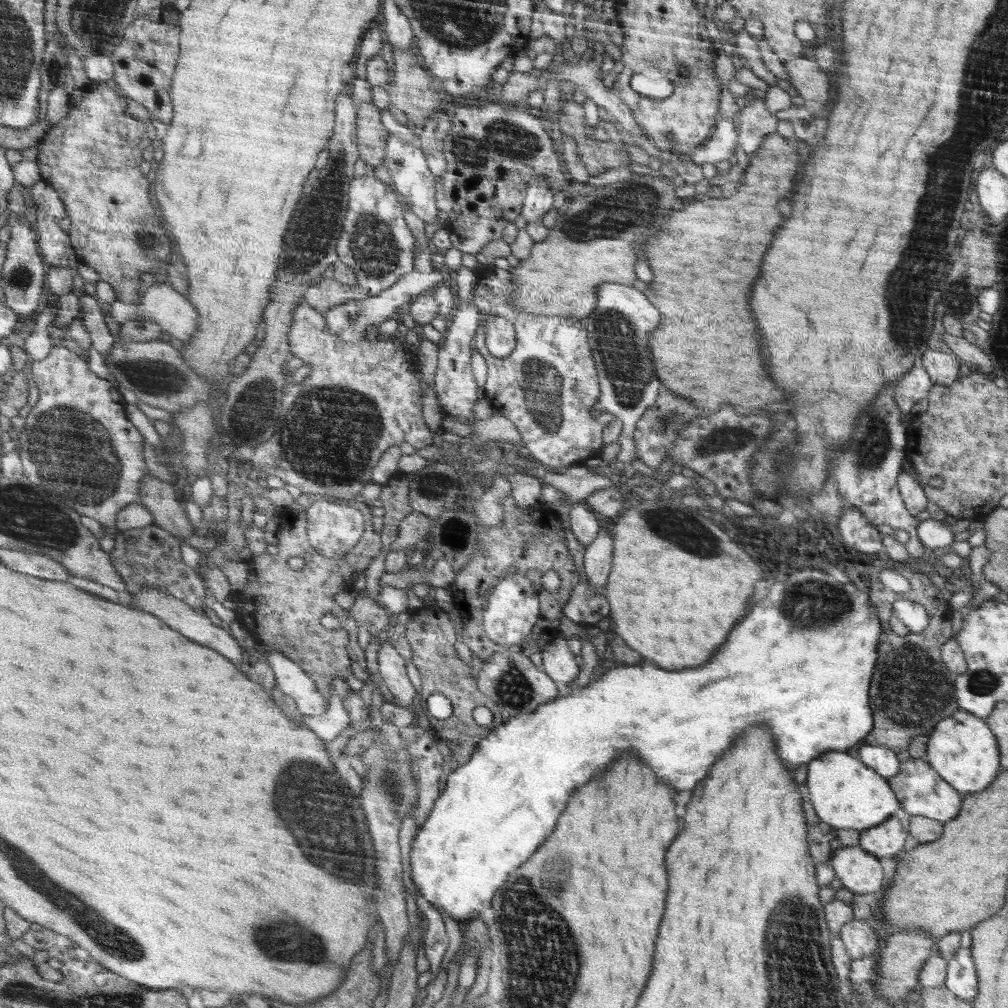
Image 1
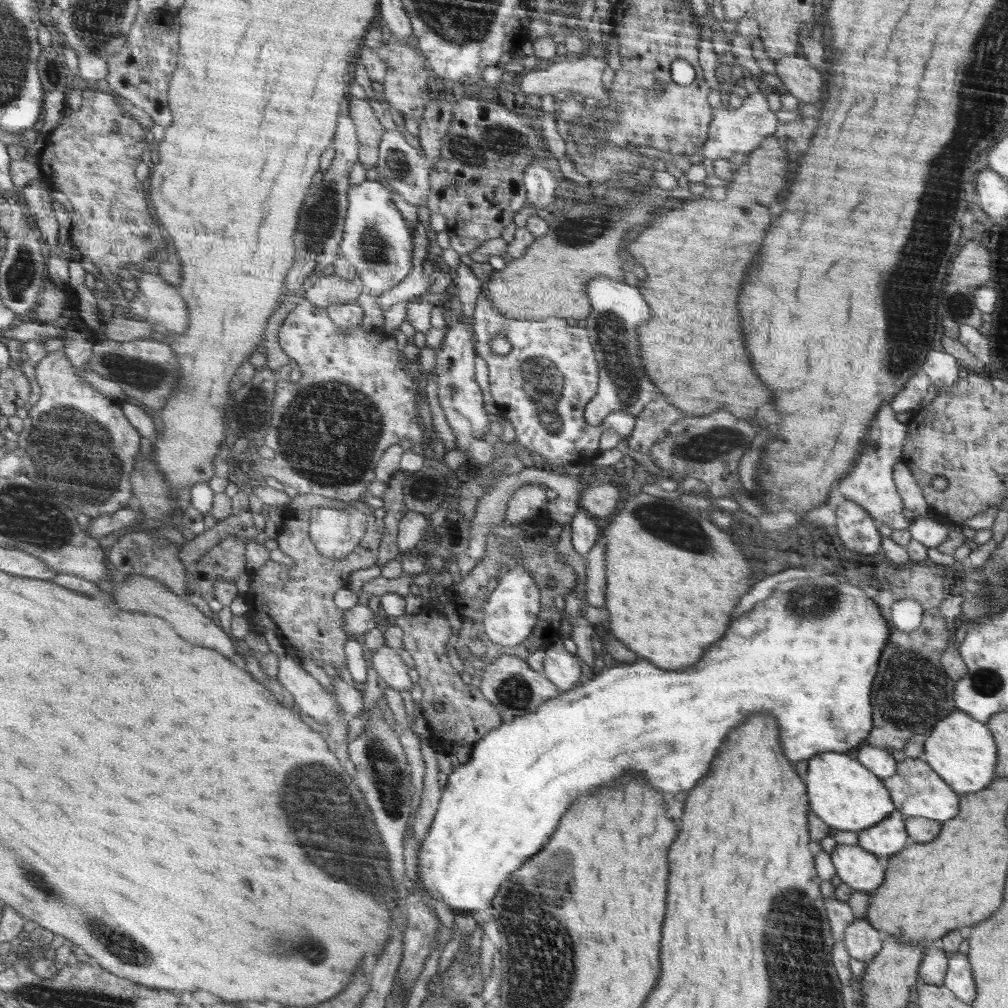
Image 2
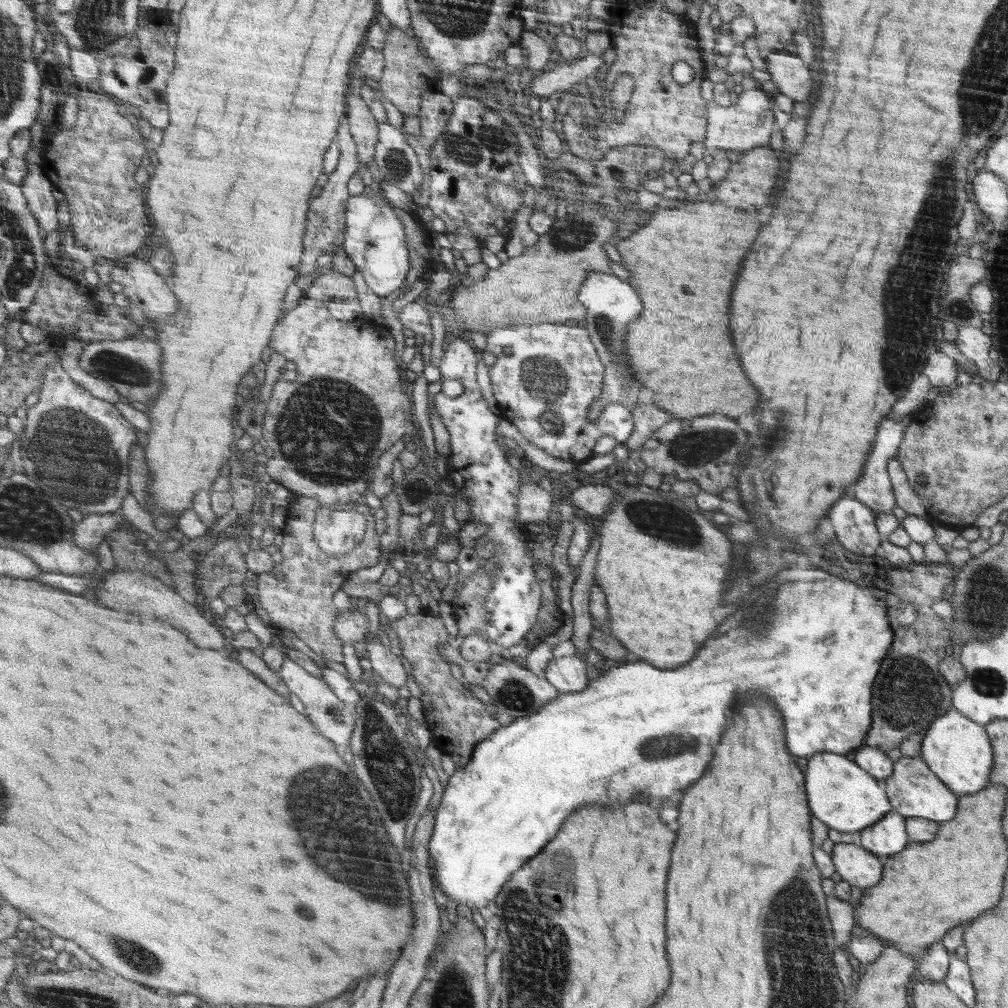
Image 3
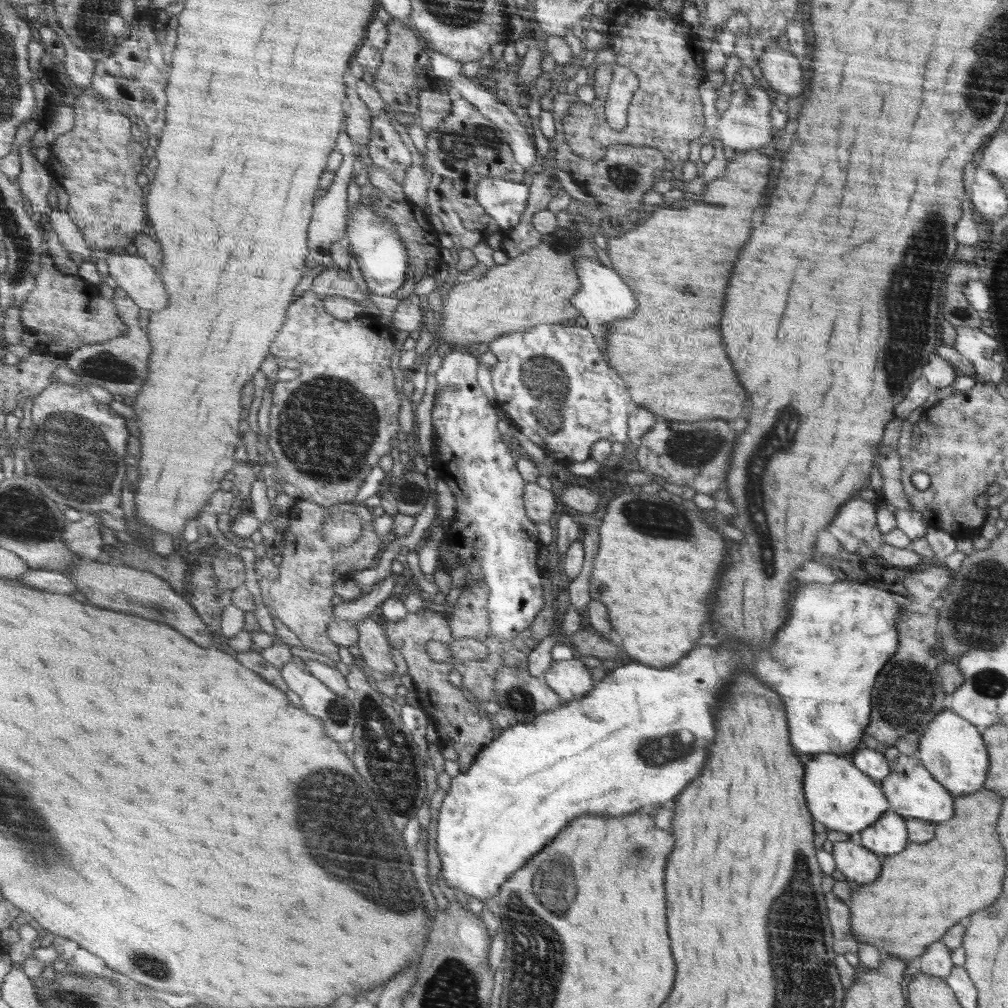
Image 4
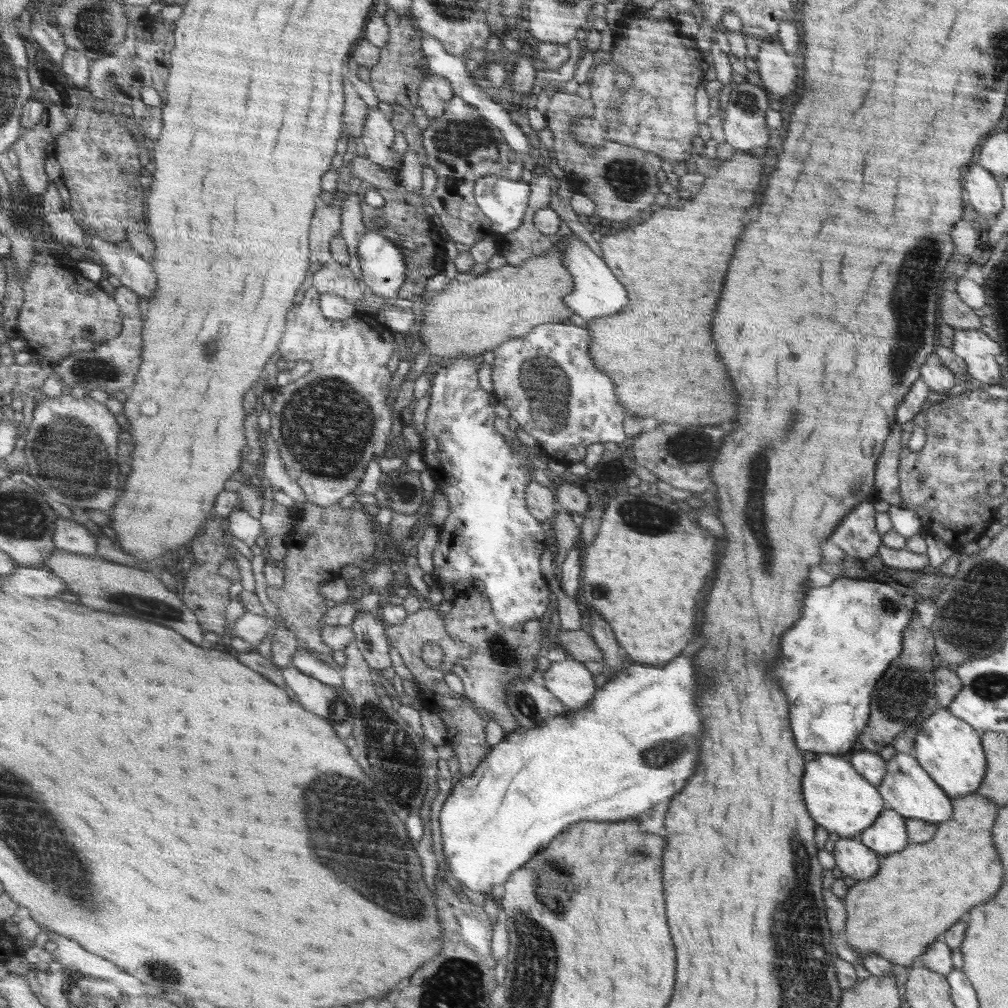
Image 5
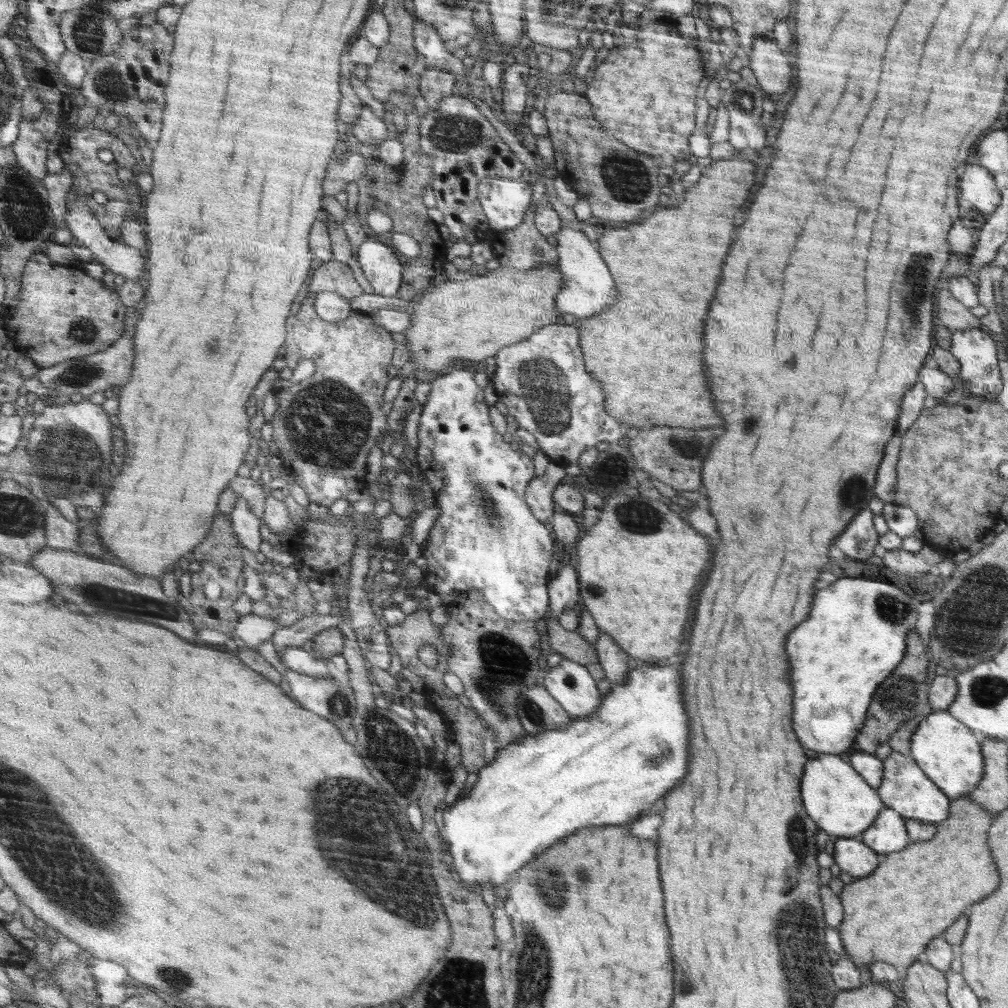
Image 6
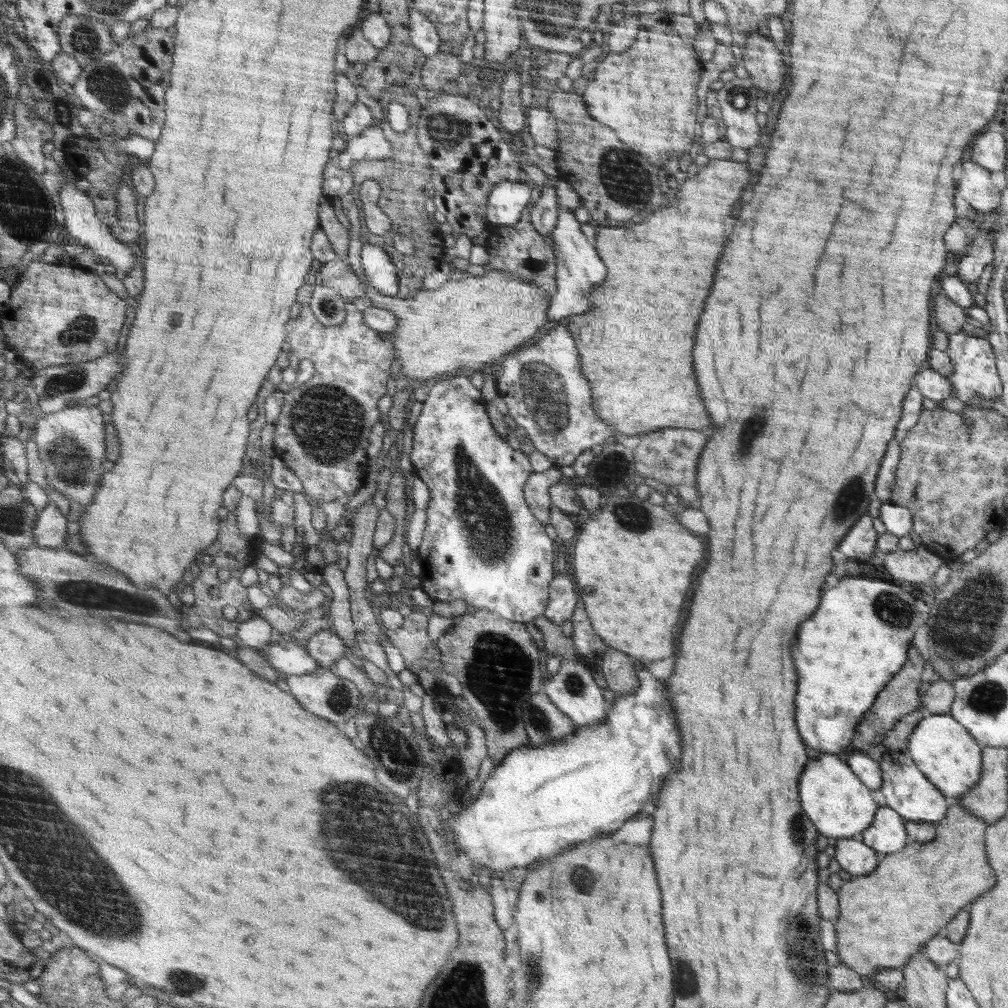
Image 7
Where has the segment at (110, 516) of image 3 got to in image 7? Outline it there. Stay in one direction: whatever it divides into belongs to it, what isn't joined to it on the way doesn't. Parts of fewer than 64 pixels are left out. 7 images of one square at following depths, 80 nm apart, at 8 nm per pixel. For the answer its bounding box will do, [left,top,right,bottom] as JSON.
[33,500,67,549]

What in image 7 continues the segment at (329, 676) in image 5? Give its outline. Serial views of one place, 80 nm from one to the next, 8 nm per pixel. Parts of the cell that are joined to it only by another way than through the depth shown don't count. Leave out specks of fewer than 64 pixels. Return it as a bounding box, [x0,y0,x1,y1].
[267,638,320,676]

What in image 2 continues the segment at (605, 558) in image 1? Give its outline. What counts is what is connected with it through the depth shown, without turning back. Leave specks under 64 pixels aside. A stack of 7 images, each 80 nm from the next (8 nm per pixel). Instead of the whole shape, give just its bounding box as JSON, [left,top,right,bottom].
[585,536,606,608]

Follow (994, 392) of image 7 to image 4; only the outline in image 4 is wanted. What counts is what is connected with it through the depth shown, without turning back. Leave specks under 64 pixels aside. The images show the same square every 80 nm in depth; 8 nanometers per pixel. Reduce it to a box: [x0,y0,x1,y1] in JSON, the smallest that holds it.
[953,327,1003,385]

